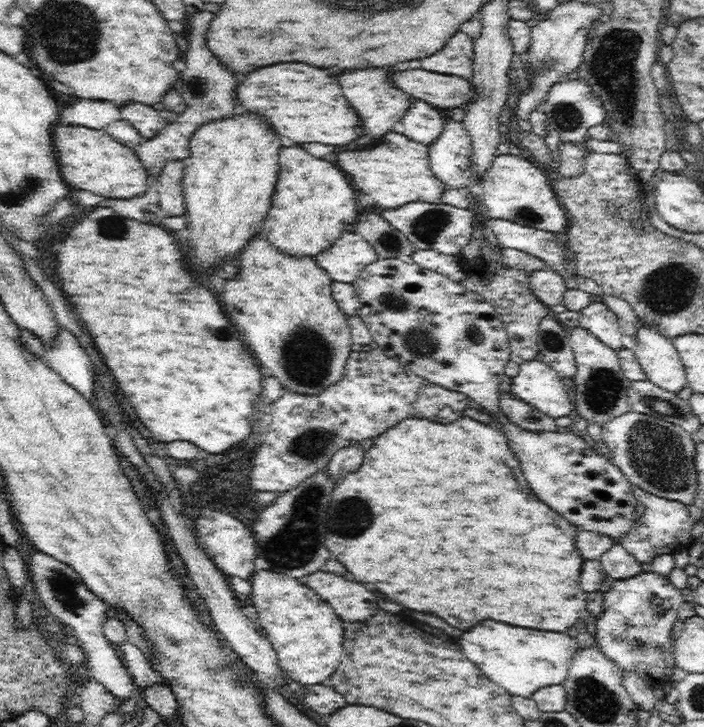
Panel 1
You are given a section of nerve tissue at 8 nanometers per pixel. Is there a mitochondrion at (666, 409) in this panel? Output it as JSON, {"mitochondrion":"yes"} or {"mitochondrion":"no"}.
{"mitochondrion":"yes"}

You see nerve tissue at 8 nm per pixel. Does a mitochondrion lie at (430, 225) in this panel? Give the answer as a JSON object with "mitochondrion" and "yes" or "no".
{"mitochondrion":"yes"}

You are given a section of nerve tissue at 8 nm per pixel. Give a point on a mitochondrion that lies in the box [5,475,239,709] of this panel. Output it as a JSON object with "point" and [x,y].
{"point":[64,585]}

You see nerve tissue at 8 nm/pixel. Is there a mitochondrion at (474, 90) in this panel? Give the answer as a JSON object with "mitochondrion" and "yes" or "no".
{"mitochondrion":"no"}

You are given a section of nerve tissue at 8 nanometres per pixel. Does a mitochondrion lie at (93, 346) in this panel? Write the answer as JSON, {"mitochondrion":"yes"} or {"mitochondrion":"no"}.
{"mitochondrion":"no"}

